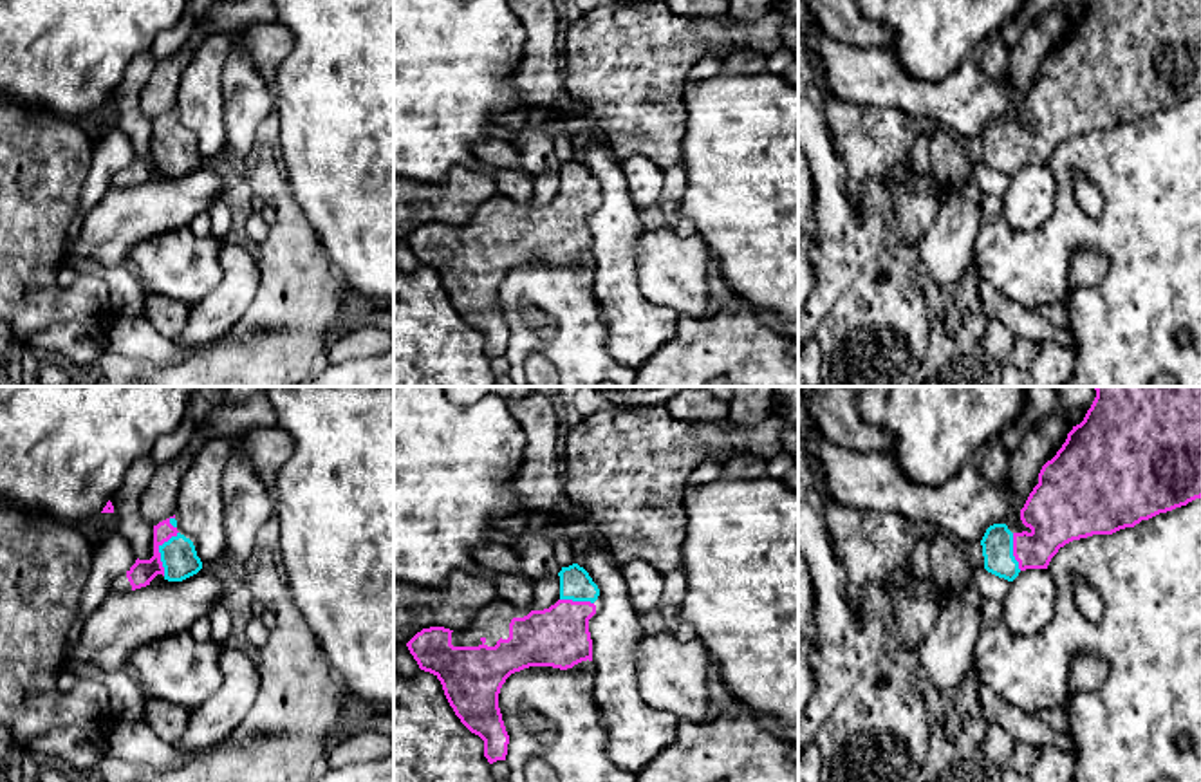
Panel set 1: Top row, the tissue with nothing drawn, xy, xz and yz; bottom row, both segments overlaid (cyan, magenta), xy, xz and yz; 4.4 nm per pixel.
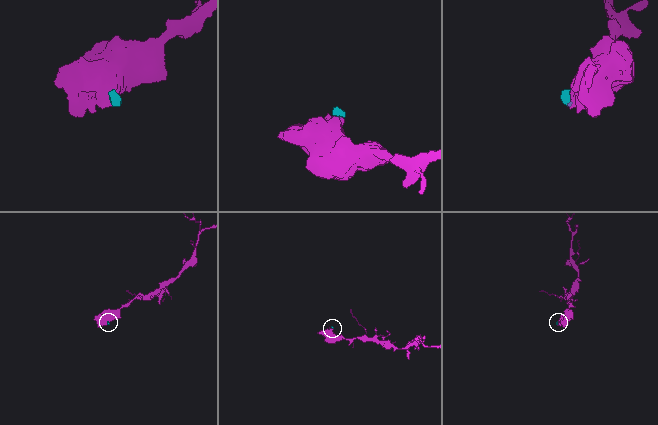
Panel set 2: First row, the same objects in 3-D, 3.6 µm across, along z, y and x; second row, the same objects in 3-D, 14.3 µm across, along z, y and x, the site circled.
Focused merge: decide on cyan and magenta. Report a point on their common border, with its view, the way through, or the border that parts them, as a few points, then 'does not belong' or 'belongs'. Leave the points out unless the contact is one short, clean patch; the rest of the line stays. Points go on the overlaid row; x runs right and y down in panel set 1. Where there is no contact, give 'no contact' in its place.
contact xy (159, 551); way xy (179, 558), (170, 551), (159, 551), (141, 573); belongs

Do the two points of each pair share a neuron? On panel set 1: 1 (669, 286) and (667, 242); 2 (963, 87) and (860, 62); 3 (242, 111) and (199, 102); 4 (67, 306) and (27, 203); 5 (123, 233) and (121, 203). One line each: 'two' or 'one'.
1: one
2: one
3: two
4: one
5: one

